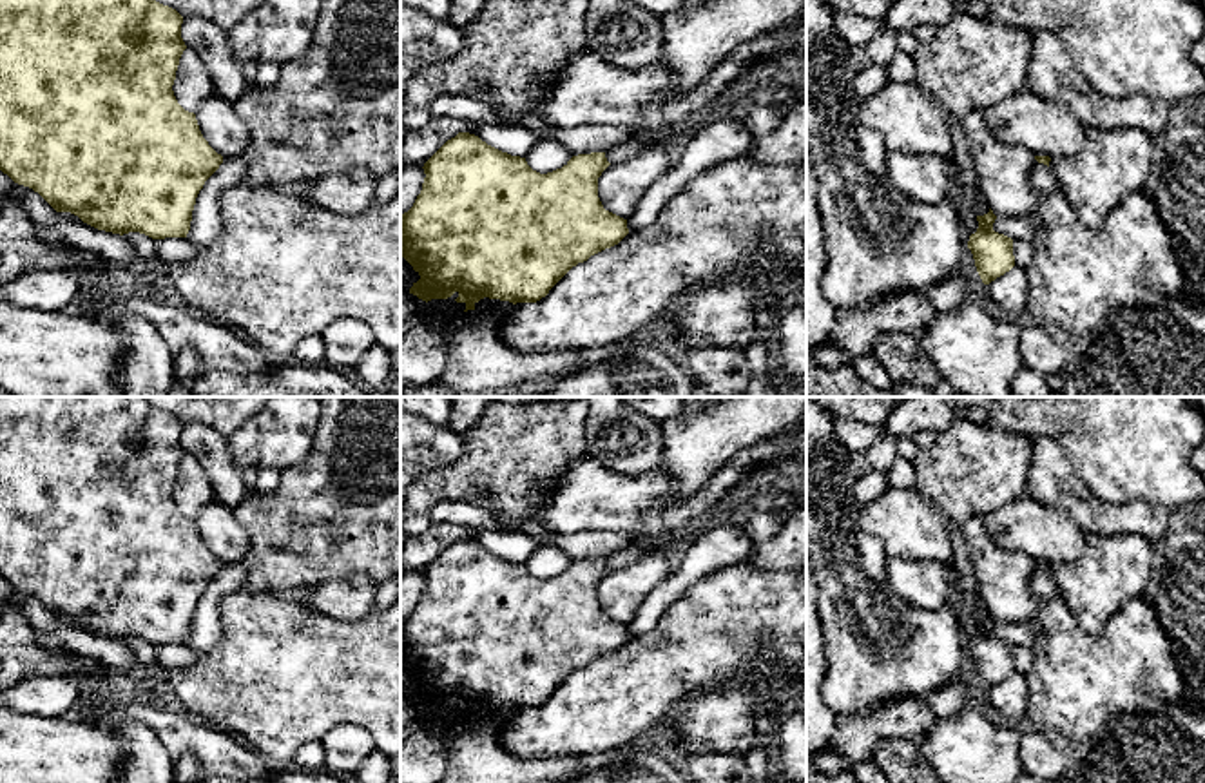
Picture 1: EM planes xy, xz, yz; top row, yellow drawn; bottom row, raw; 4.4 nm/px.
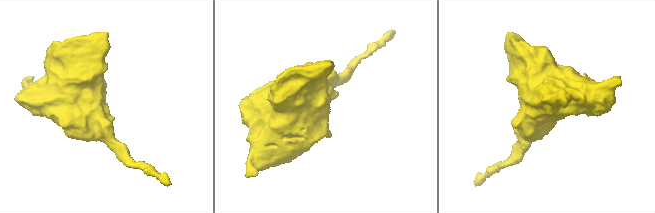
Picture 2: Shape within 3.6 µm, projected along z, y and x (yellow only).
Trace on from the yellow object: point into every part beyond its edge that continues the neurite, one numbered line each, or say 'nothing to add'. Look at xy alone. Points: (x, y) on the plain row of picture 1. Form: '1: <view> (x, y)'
nothing to add

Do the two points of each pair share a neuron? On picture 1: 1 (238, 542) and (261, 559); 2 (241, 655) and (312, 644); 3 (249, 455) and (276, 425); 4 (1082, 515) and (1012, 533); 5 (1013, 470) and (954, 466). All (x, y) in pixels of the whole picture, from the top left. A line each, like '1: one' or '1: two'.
1: two
2: one
3: one
4: two
5: one

